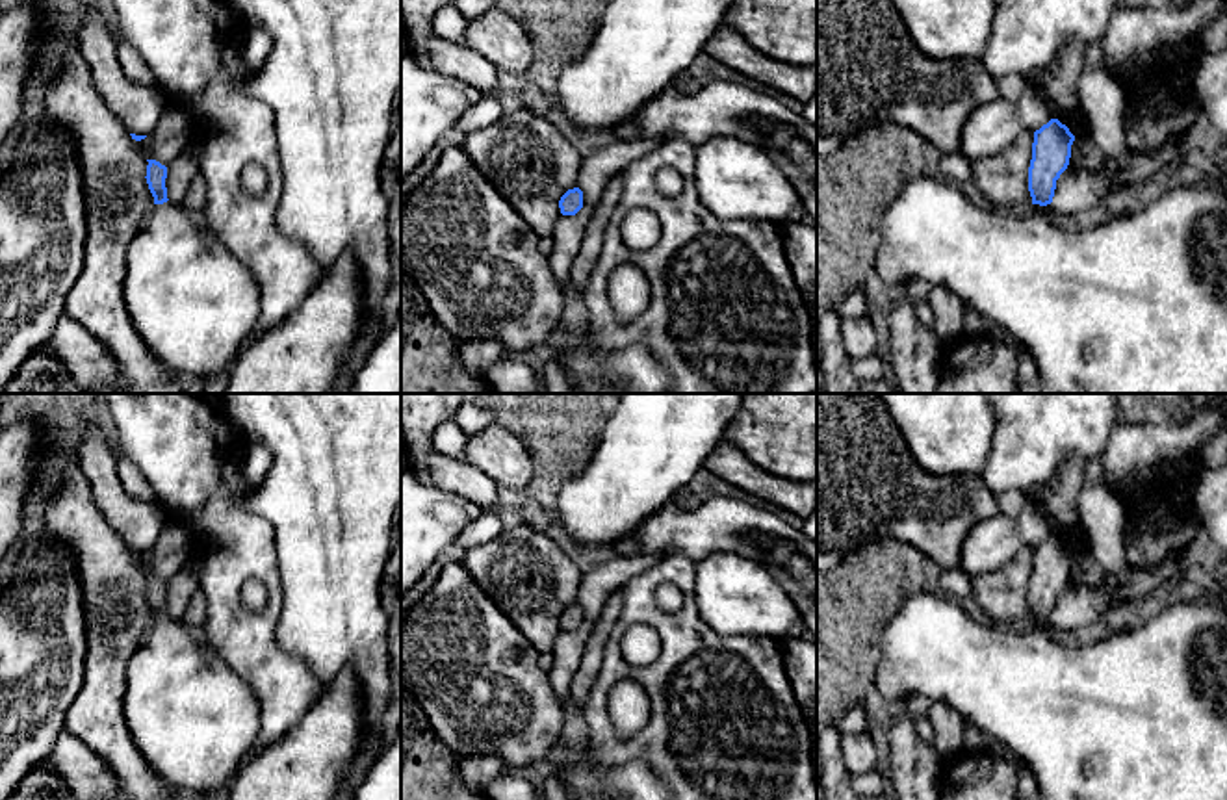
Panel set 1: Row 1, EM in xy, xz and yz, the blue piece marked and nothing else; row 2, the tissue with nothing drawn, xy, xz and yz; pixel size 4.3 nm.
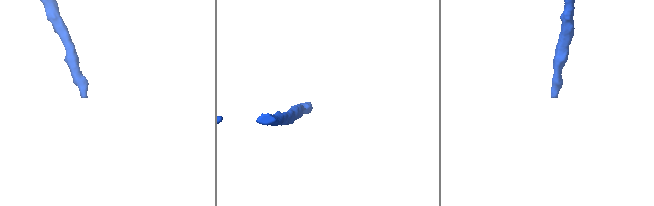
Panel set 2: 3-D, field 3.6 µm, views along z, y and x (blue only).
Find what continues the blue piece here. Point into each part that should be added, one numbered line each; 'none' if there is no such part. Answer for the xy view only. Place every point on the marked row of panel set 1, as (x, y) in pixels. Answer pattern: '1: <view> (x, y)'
1: xy (193, 303)

